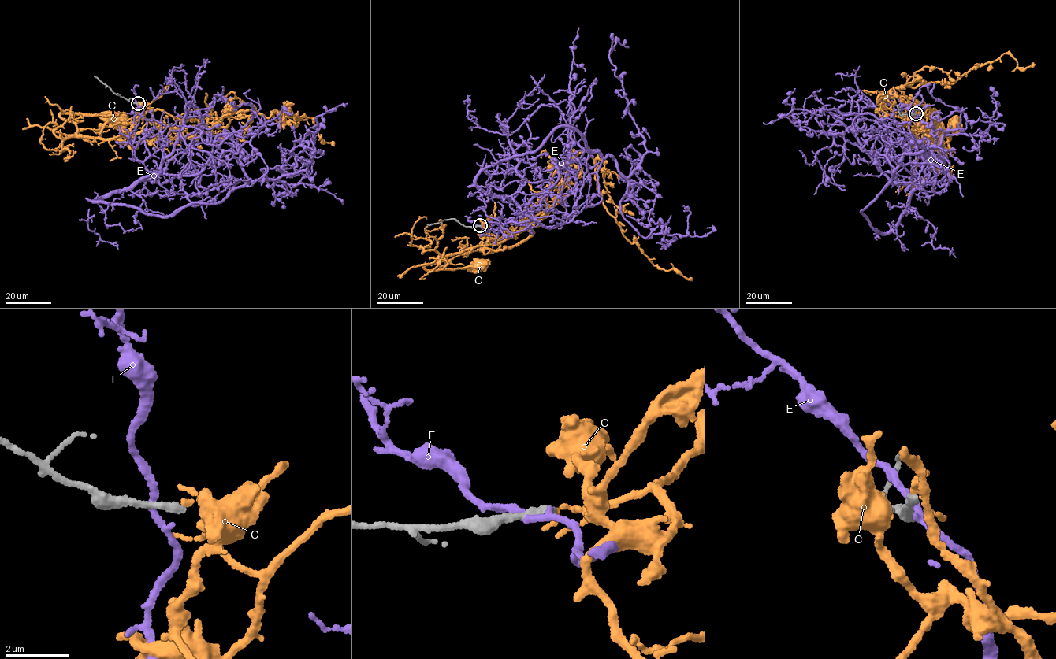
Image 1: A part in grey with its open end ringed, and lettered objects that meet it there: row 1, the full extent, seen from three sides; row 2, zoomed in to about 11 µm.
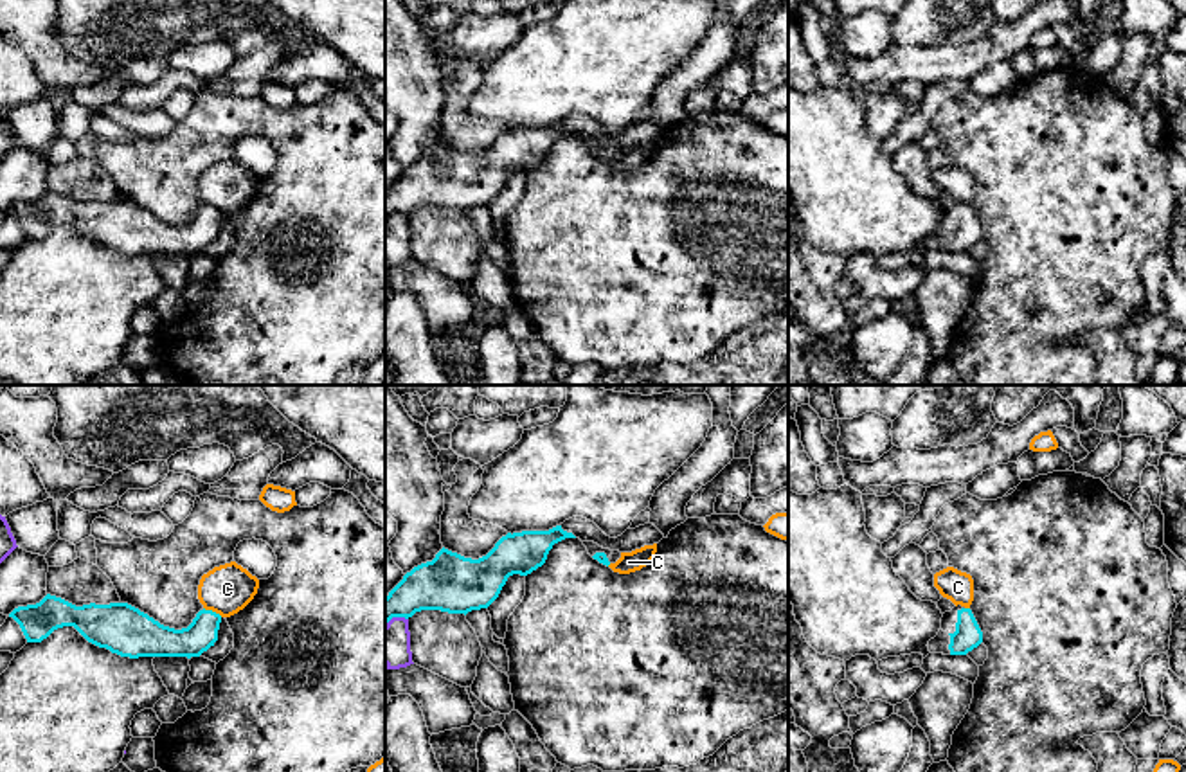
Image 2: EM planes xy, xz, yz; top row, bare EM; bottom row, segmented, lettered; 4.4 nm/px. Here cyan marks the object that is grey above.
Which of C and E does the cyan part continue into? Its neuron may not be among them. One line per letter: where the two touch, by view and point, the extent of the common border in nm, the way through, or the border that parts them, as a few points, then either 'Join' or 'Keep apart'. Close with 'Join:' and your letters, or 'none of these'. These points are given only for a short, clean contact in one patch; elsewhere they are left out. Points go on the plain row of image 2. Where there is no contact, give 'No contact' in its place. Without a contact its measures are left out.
C: Touches cyan at xy (211, 207). Shared border 100 nm. Boundary: xy (204, 204), (222, 213). Keep apart
E: Touches cyan at xz (395, 213). Shared border 110 nm. Boundary: xz (407, 215), (393, 215), (386, 224). Keep apart
Join: none of these

